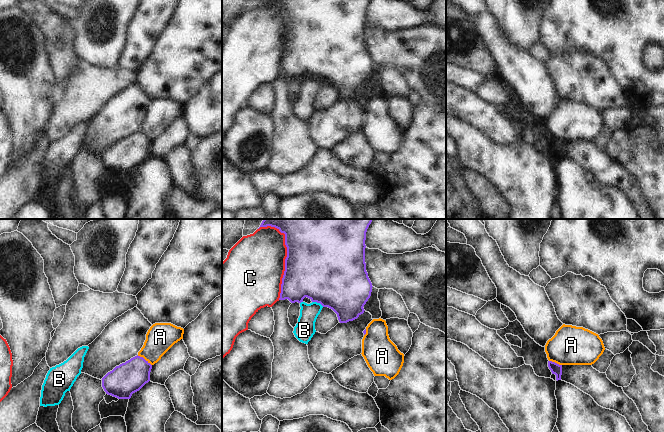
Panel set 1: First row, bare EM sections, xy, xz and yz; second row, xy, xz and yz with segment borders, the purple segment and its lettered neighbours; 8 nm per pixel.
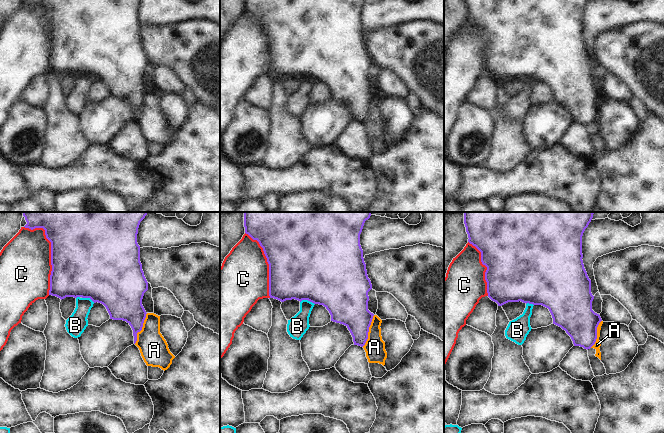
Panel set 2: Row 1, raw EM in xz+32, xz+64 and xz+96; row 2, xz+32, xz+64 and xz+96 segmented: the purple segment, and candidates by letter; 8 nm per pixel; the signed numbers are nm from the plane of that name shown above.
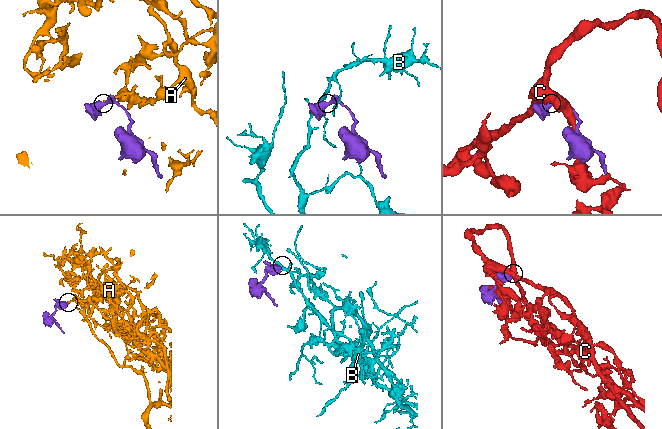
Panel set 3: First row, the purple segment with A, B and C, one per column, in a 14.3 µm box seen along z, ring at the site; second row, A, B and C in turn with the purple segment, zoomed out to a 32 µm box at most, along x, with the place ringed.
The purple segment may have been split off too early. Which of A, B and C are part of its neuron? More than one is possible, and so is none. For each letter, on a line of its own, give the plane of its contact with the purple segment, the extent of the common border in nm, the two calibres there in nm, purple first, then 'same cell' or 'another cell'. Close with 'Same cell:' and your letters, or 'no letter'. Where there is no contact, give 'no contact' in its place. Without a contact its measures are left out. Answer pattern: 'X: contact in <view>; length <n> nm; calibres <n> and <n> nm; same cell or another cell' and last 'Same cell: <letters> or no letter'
A: contact in xy; length 150 nm; calibres 260 and 220 nm; another cell
B: contact in xz; length 100 nm; calibres 500 and 160 nm; another cell
C: contact in xz; length 600 nm; calibres 500 and 440 nm; another cell
Same cell: no letter

